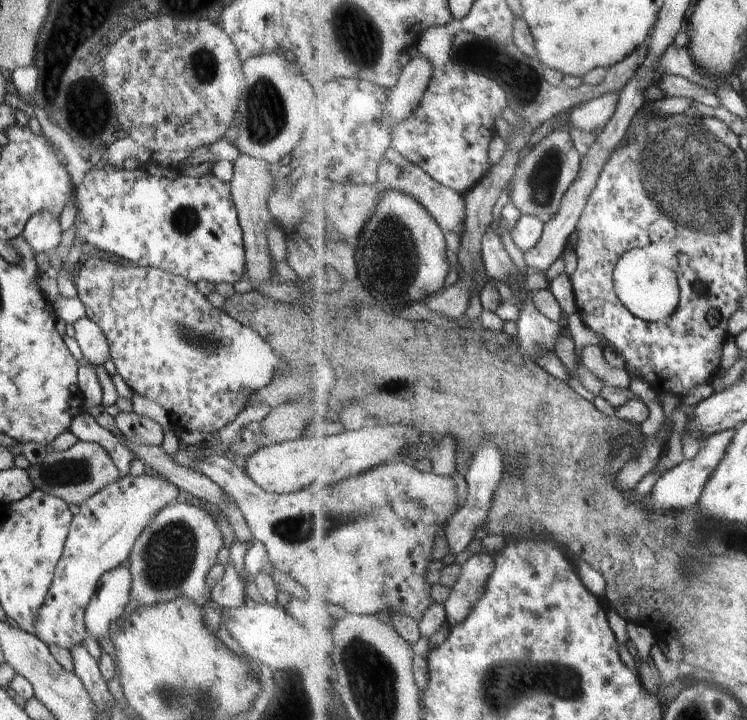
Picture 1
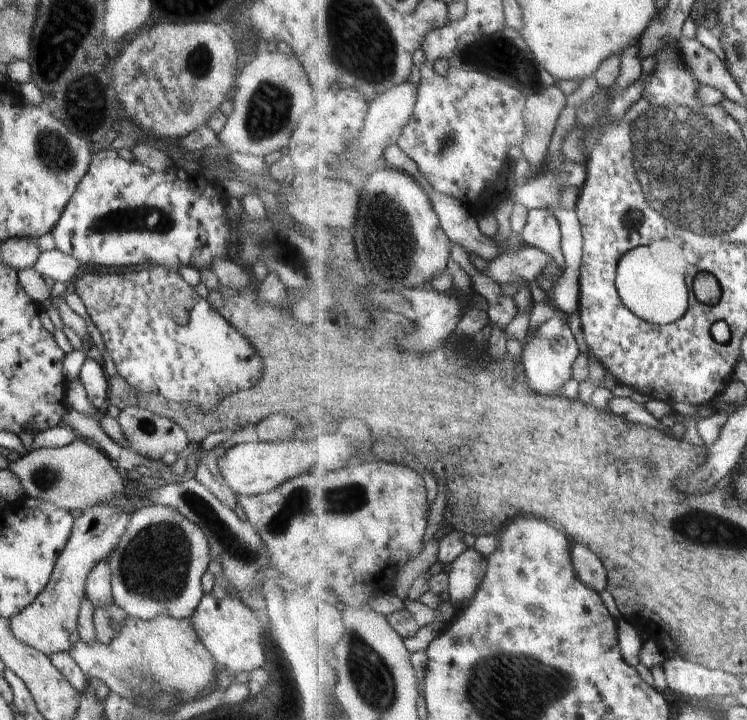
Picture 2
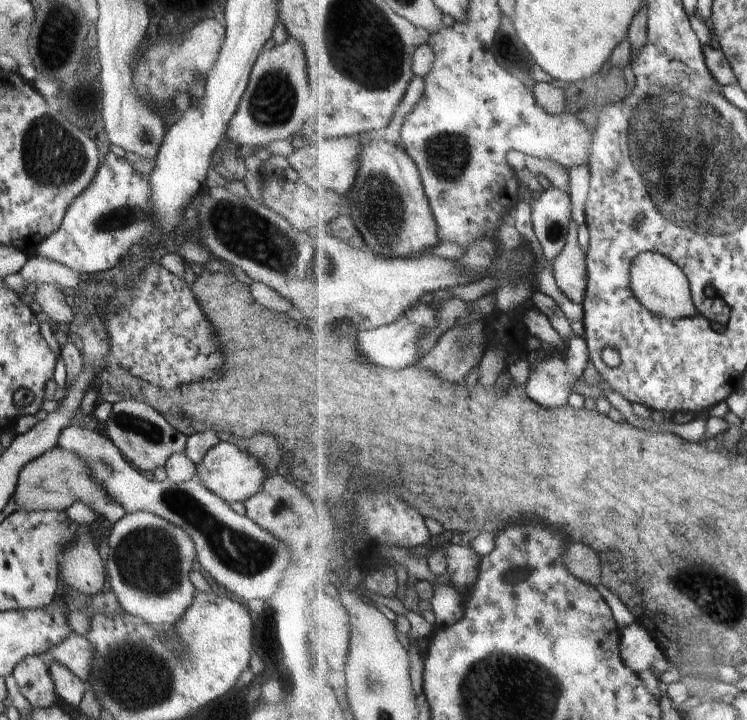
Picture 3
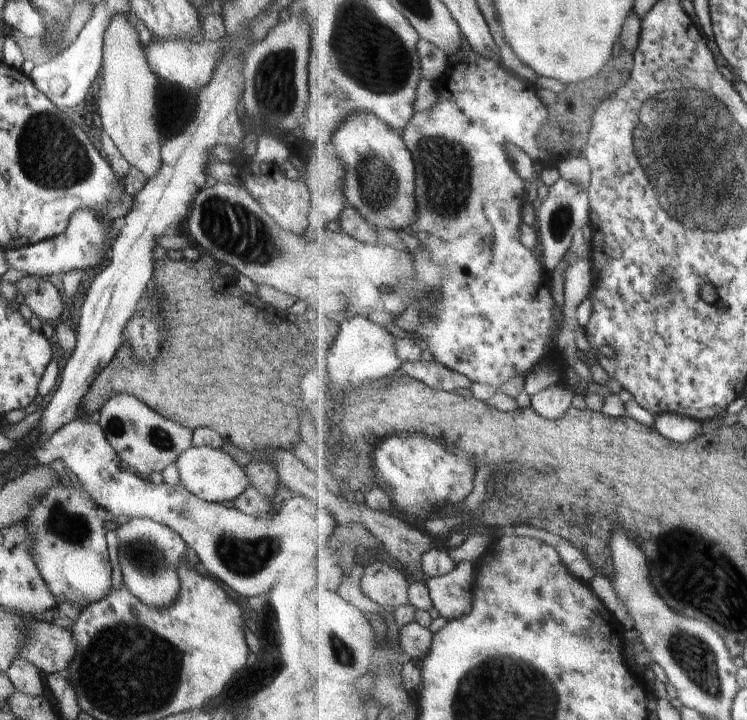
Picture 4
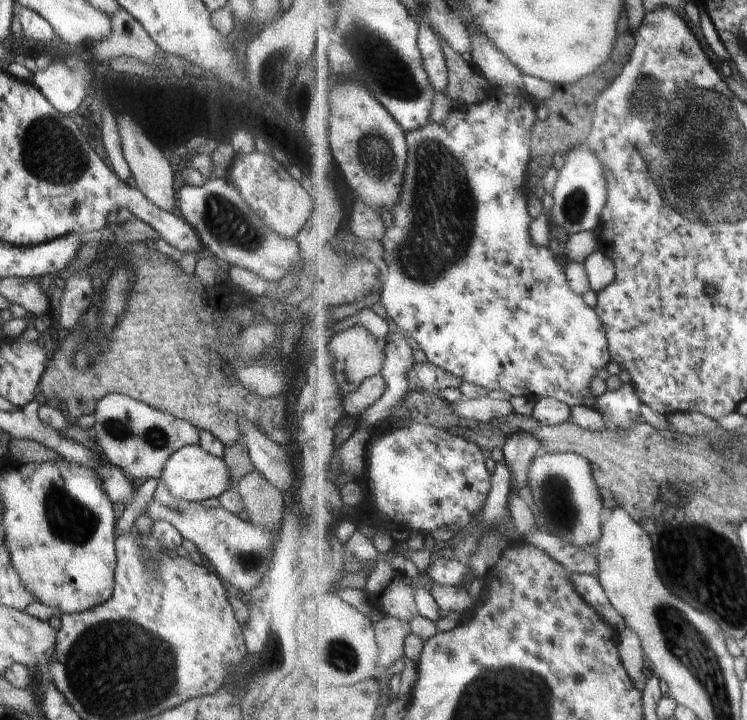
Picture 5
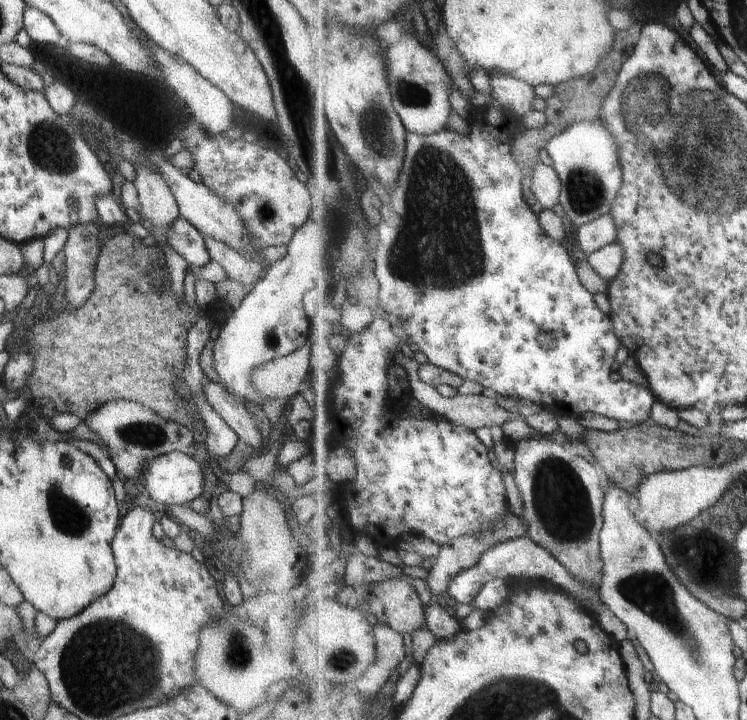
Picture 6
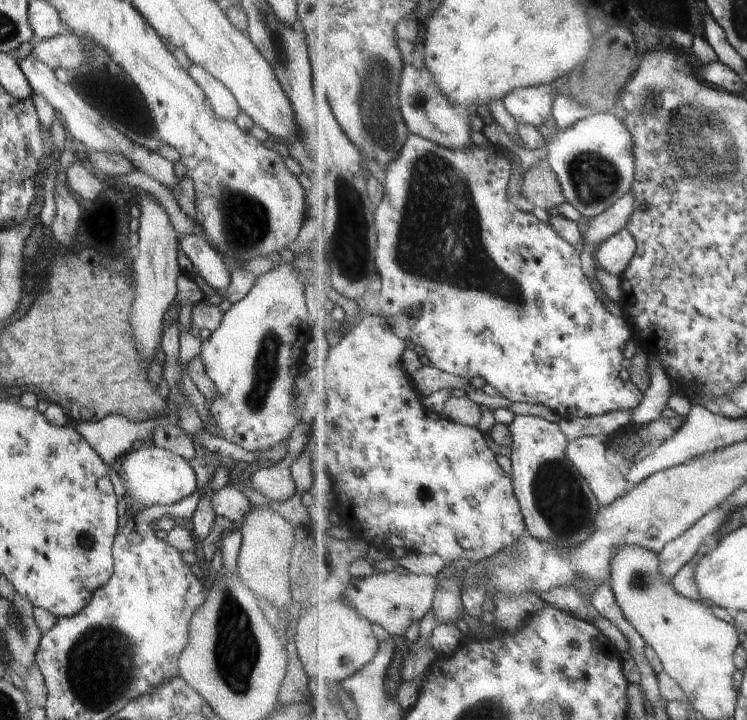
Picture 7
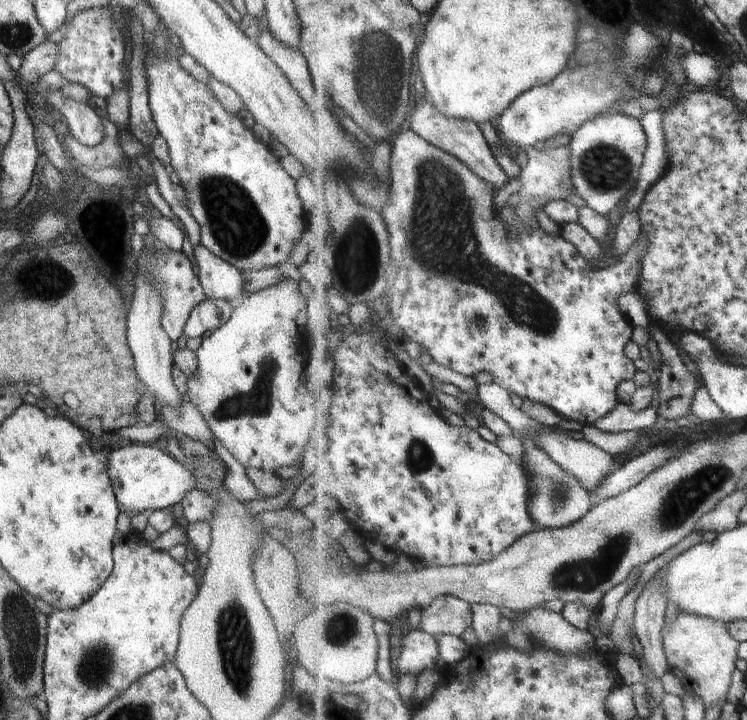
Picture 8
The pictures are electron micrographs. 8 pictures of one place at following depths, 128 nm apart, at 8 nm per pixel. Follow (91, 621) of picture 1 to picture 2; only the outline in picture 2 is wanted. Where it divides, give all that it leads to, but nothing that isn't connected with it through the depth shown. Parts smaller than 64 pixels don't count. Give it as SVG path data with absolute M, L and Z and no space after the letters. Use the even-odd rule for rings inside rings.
M107 561L98 562L88 578L86 578L86 598L92 602L95 608L103 606L108 608L114 603L112 596L112 570Z

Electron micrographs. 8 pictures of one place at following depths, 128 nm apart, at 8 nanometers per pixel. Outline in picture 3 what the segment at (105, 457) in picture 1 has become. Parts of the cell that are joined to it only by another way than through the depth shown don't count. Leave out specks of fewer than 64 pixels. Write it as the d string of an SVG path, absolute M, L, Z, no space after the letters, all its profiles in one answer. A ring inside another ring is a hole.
M57 448L28 462L20 472L15 492L12 494L18 509L40 511L66 511L74 502L80 501L96 513L108 527L115 525L128 514L120 504L109 498L89 476L85 465L73 454Z

